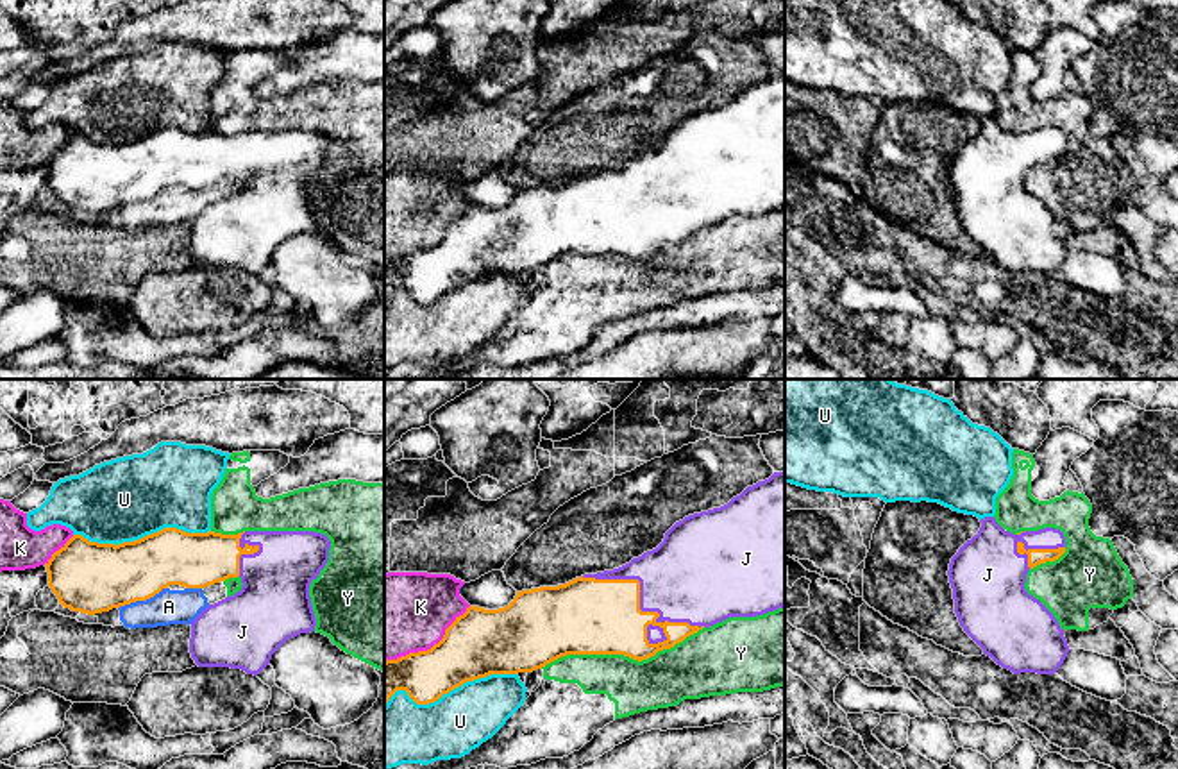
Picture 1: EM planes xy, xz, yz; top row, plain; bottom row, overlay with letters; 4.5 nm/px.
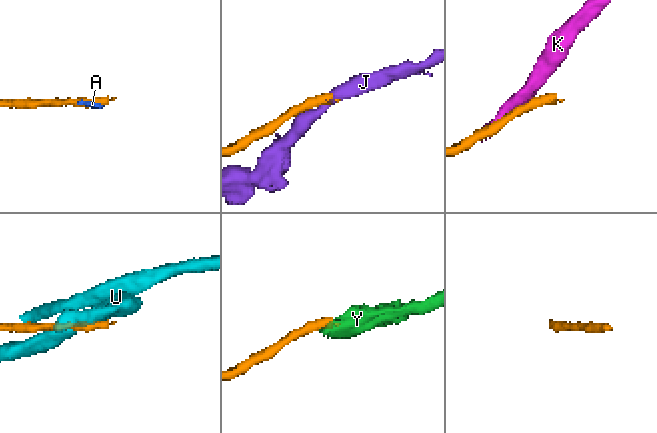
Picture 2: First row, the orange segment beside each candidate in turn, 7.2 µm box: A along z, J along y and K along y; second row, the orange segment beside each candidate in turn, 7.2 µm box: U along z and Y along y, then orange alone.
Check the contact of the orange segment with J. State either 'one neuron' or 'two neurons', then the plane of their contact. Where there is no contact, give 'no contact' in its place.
one neuron | xz

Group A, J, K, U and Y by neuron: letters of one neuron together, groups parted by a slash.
A Y / J / K / U

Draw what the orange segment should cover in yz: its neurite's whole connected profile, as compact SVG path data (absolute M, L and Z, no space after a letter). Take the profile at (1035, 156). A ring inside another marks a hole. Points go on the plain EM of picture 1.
M994 116L980 122L980 131L958 148L947 170L958 222L983 254L1003 268L1014 274L1055 274L1071 249L1055 215L1026 191L1024 182L1030 168L1065 152L1065 136L1055 127L1014 134Z

